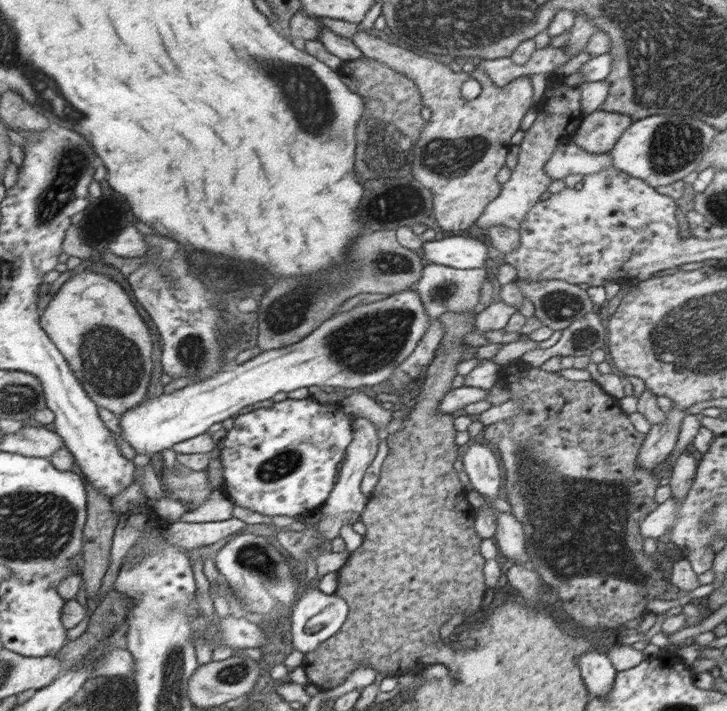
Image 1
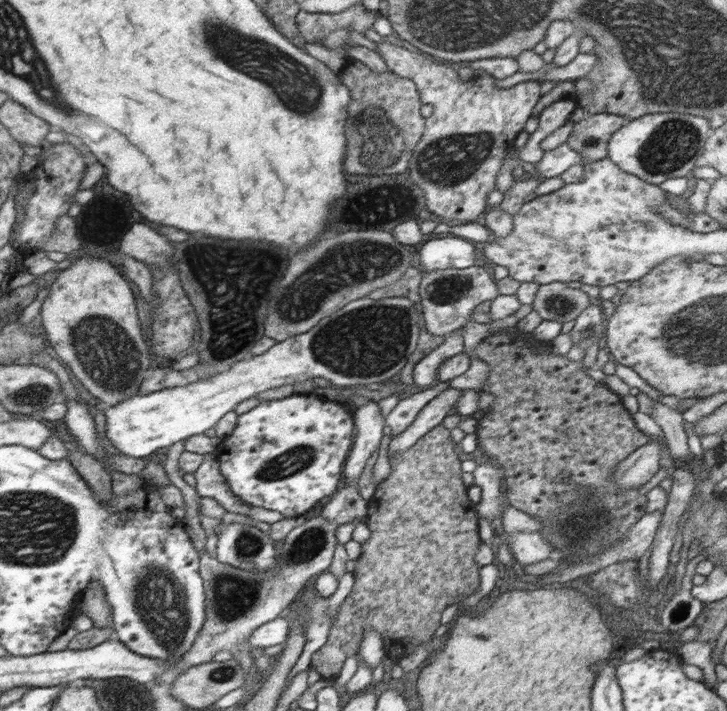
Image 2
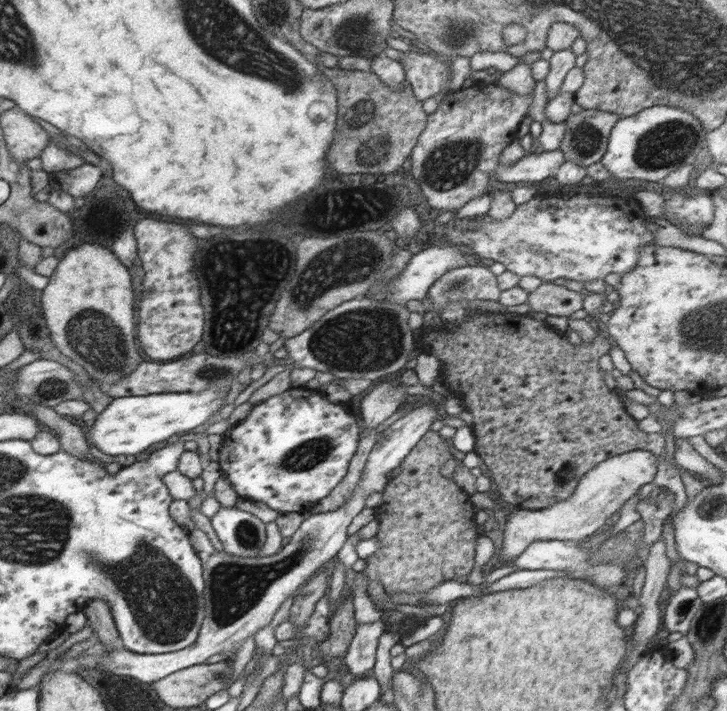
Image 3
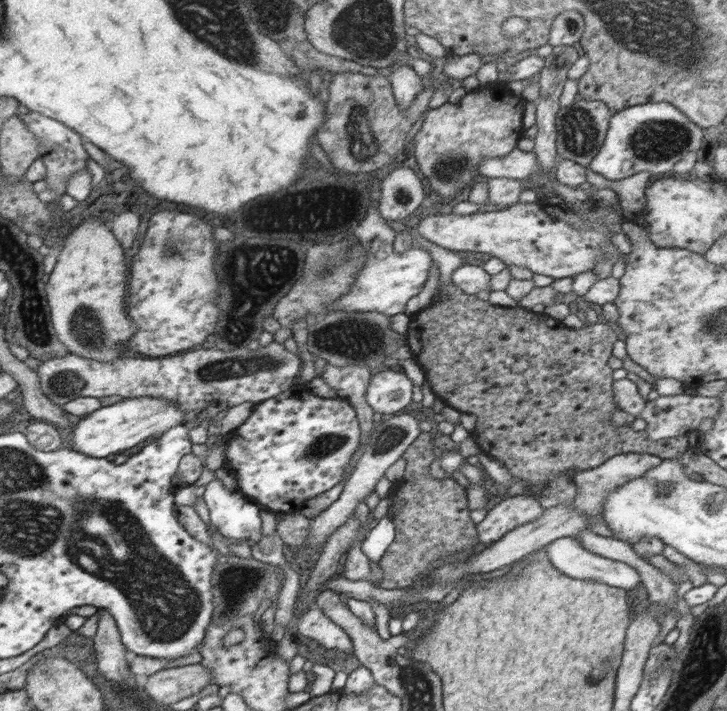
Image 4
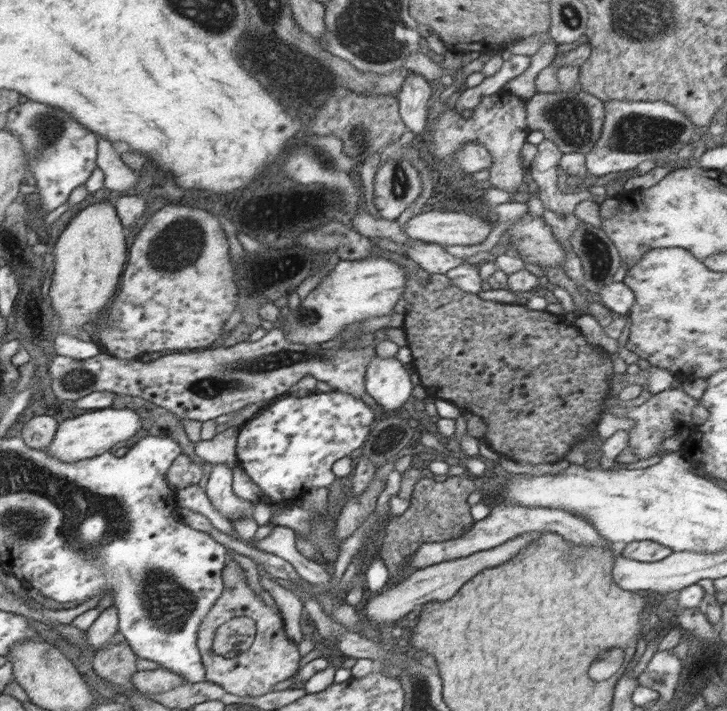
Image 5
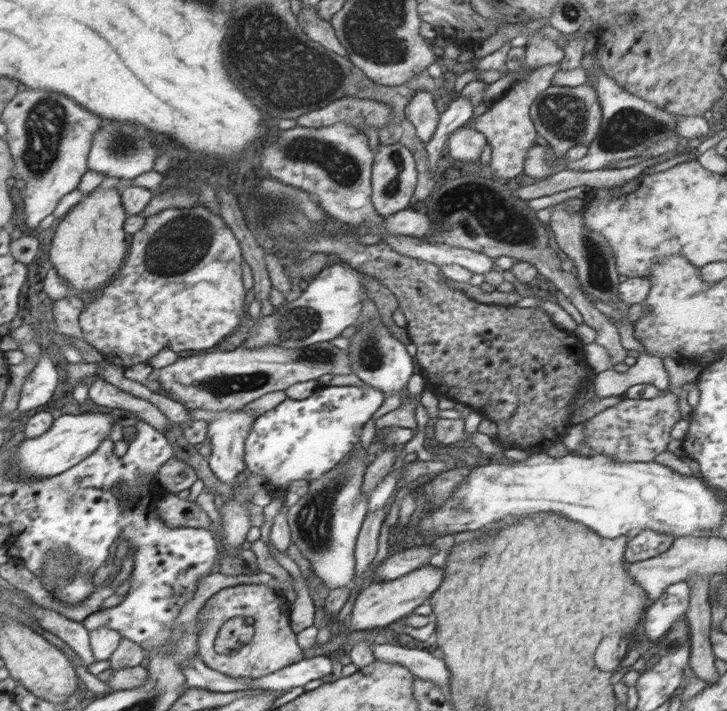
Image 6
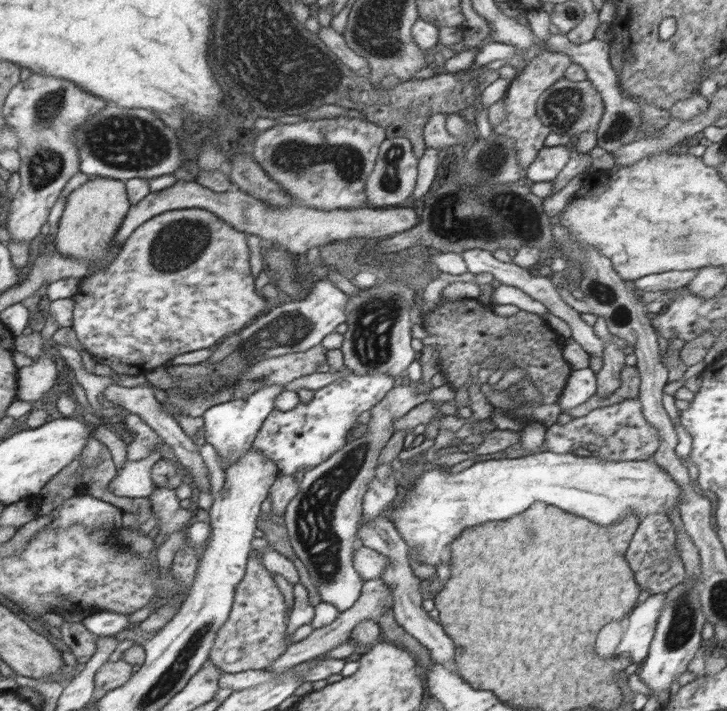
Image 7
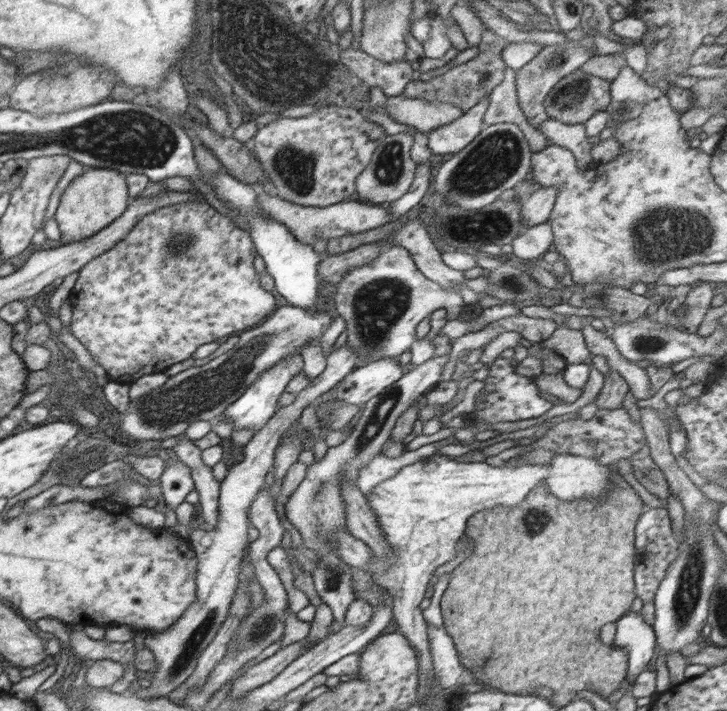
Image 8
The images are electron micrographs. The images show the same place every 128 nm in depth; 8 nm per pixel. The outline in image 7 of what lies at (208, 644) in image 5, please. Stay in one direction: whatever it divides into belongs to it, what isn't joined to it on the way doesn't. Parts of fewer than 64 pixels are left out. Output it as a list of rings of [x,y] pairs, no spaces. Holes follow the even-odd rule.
[[[254,548],[249,552],[245,575],[236,586],[234,593],[236,593],[234,594],[234,604],[232,604],[227,621],[221,624],[219,631],[215,634],[213,643],[209,648],[208,658],[223,673],[236,674],[246,670],[265,670],[286,652],[292,641],[291,634],[287,632],[289,610],[284,596],[275,583],[273,575],[257,557],[257,550]]]

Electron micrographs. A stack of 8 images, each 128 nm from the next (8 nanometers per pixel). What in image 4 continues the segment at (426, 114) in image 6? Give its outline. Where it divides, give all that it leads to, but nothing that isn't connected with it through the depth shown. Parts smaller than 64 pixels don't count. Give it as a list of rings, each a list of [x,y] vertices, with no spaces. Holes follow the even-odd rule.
[[[392,64],[397,65],[397,68],[391,70],[388,79],[393,90],[393,95],[398,103],[400,112],[406,112],[410,106],[414,97],[421,93],[423,86],[421,83],[421,76],[408,64]]]

